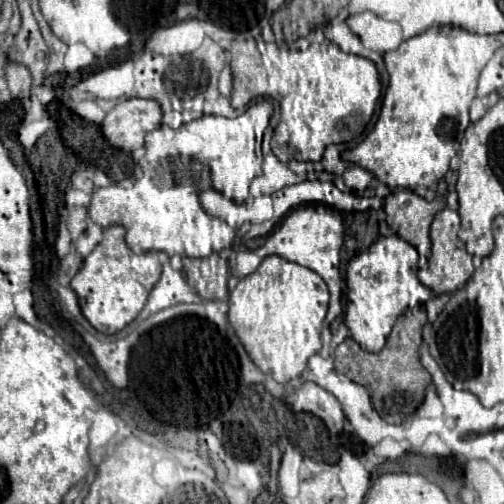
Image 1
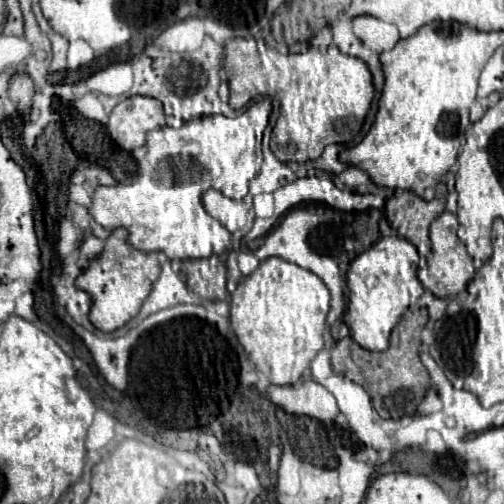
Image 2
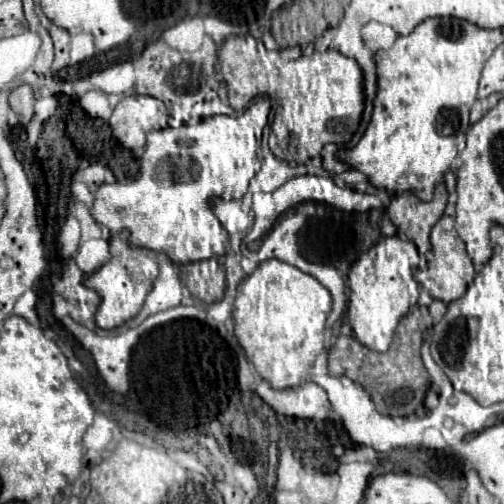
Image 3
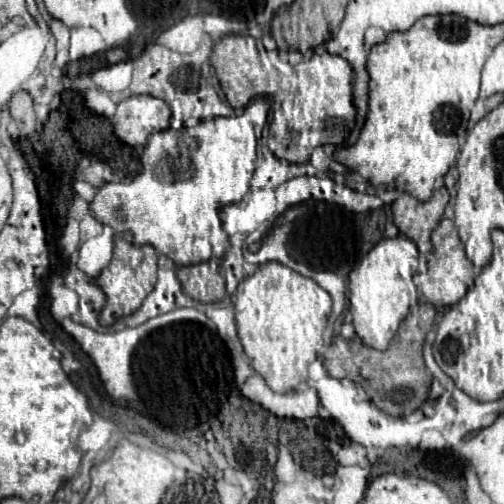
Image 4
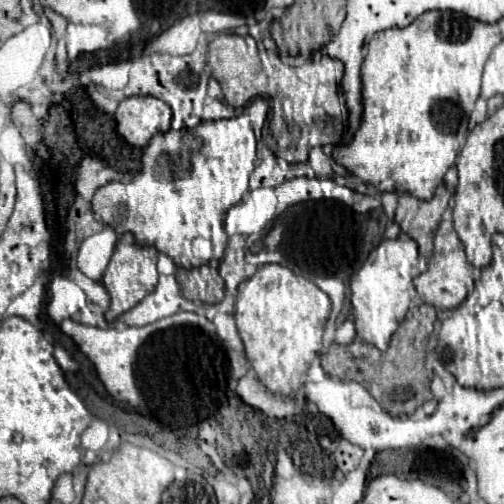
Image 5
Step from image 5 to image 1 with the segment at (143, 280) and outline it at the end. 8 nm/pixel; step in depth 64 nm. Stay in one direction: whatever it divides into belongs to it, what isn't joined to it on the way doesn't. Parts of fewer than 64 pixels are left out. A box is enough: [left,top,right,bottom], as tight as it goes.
[70,224,162,334]

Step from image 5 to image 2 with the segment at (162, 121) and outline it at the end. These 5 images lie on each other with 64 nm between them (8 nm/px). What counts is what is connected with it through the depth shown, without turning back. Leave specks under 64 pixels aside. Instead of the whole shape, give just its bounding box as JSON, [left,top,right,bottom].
[106,96,164,152]

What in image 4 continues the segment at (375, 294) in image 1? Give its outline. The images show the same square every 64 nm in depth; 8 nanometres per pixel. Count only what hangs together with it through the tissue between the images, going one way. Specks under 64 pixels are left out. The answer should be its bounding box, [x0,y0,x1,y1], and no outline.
[350,236,432,350]

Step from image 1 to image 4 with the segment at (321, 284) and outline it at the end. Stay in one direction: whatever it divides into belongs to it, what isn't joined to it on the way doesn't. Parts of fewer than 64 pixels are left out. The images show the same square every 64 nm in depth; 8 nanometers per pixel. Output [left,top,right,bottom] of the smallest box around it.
[234,262,332,392]

